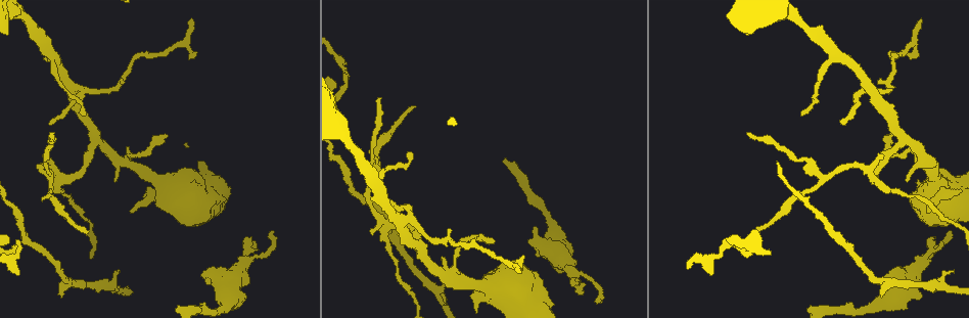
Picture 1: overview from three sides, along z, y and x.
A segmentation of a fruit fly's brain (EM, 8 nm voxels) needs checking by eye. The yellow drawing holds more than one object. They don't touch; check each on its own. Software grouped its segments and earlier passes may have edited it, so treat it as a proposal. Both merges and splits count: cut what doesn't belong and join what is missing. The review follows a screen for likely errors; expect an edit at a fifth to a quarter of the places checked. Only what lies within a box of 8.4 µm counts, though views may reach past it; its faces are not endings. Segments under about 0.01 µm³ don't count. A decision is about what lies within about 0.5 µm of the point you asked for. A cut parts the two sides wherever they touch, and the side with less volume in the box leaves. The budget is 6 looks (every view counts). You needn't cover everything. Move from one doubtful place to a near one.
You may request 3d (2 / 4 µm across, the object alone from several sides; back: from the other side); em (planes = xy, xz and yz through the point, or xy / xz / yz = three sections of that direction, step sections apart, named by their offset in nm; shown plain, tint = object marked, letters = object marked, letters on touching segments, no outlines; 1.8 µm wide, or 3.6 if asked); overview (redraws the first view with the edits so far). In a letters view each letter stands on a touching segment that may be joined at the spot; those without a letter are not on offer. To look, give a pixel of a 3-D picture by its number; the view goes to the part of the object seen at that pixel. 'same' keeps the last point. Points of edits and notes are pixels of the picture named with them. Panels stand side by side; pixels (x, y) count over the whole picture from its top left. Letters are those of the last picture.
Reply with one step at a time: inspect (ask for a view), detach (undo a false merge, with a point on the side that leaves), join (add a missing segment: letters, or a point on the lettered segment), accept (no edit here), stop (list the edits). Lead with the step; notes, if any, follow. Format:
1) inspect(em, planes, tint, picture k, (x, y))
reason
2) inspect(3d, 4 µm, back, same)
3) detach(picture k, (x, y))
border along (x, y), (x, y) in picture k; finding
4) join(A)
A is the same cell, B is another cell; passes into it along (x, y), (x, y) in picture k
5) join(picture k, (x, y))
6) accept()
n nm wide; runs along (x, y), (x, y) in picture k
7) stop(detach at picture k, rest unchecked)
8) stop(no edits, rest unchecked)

inspect(em, yz, step 4, tint, picture 1, (177, 307))
long arm stops here

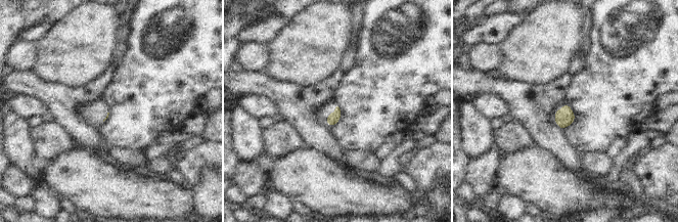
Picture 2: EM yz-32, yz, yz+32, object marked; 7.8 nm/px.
inspect(em, planes, tint, same)

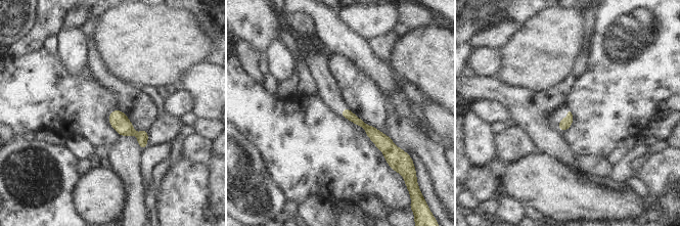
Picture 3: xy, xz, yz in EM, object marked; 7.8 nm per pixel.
inspect(em, planes, letters, same)

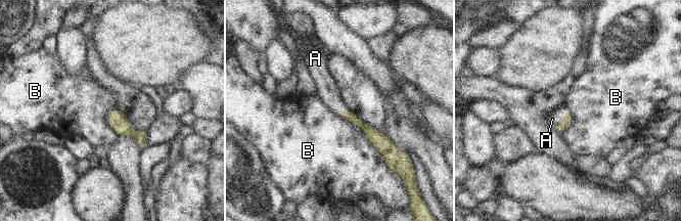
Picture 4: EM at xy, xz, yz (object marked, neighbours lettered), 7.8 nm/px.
join(A)
A is the same cell, B is another cell; passes into it along (562, 124), (561, 119), (552, 119) in picture 4; it goes on there

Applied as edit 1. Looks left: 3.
inspect(overview)
see it whole again

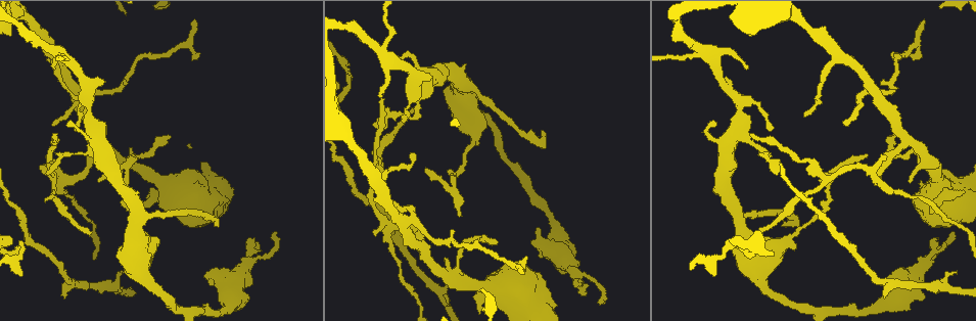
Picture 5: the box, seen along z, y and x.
inspect(em, 3.6 µm, xy, step 16, tint, picture 5, (22, 245))
sharp bend

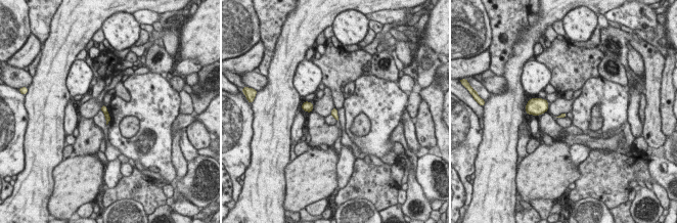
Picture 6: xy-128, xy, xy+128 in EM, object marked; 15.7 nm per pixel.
inspect(em, 3.6 µm, planes, letters, same)

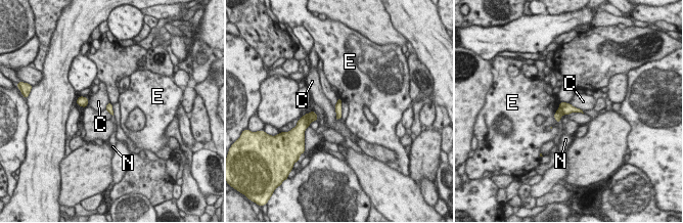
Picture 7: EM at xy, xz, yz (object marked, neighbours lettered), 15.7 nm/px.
join(N)
N is the same cell, C and E are other cells; it goes on there

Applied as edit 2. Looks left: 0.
stop(join at picture 4, join at picture 7, rest unchecked)

